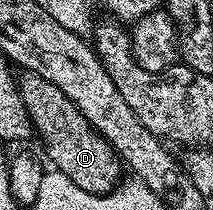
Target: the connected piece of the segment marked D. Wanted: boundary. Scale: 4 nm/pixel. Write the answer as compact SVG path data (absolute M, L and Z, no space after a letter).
M23 72L16 84L30 115L33 130L42 136L46 153L54 160L53 168L57 172L68 175L68 179L89 193L108 193L119 184L124 166L118 154L94 130L92 123L88 123L76 103L72 103L72 99L68 99L68 95L56 87L56 83L48 83L35 73Z

